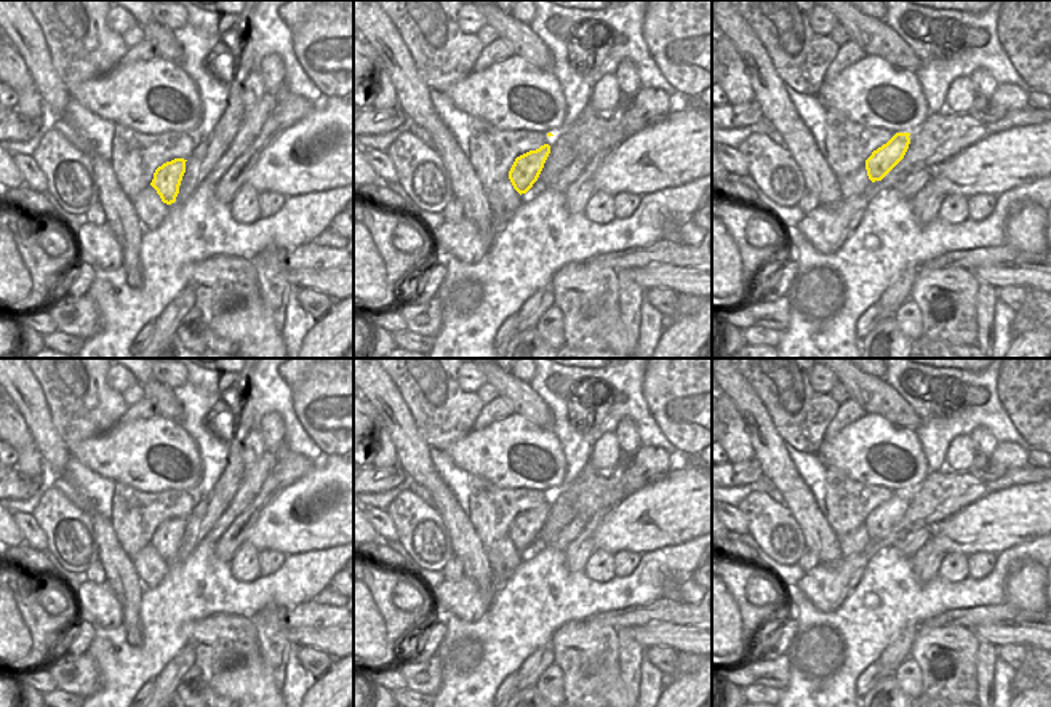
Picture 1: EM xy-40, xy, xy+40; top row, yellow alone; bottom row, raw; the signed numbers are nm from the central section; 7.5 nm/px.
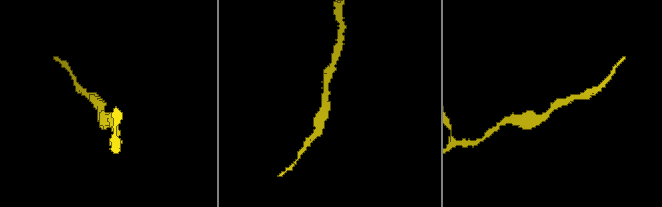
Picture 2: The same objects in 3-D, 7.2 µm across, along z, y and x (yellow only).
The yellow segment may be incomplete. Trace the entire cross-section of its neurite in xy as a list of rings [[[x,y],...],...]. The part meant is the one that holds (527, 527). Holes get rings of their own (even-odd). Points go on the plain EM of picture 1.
[[[544,502],[515,517],[509,529],[509,537],[520,553],[526,552],[537,539],[549,512],[550,504]]]

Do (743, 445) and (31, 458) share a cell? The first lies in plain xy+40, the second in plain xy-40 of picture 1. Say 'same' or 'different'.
same

